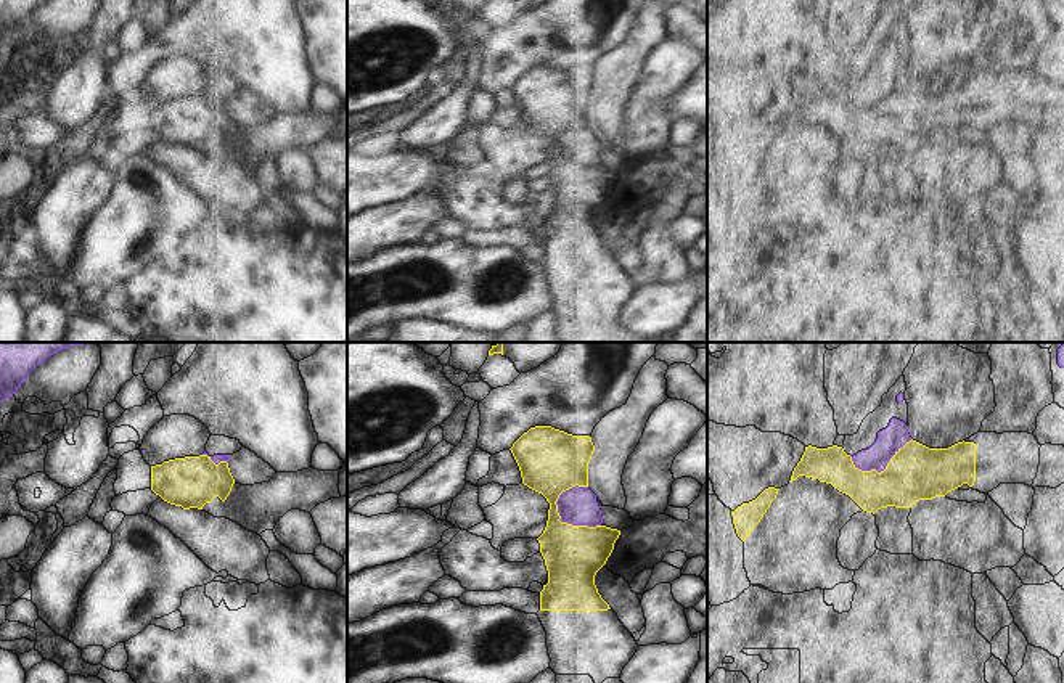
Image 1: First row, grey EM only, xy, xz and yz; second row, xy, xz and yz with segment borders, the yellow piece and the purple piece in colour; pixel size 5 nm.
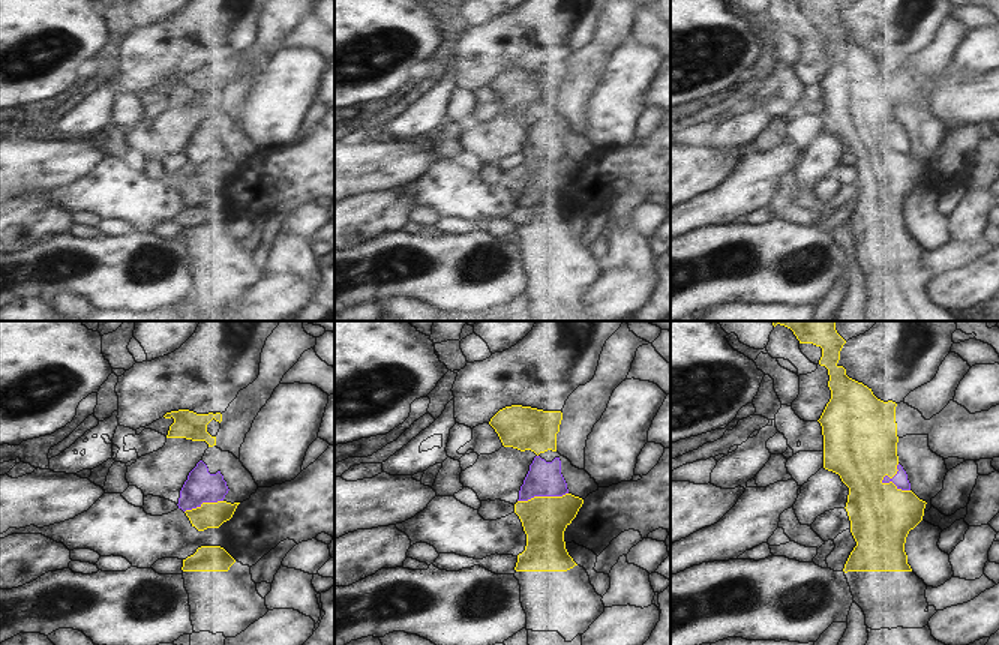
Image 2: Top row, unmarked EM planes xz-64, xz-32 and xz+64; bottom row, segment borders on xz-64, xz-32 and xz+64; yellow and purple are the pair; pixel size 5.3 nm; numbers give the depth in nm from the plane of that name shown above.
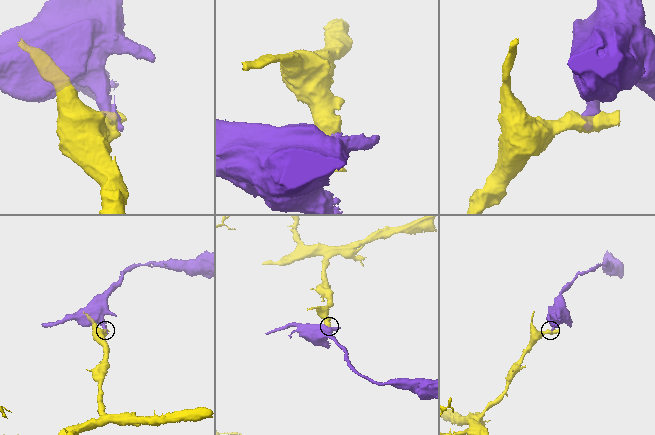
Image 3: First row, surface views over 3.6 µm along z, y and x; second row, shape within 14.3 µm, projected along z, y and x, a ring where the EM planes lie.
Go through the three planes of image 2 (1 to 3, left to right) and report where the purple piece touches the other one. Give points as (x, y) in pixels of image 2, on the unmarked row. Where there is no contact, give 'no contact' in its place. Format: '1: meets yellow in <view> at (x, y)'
1: meets yellow in xz-64 at (203, 167)
2: meets yellow in xz-32 at (542, 161)
3: meets yellow in xz+64 at (894, 149)

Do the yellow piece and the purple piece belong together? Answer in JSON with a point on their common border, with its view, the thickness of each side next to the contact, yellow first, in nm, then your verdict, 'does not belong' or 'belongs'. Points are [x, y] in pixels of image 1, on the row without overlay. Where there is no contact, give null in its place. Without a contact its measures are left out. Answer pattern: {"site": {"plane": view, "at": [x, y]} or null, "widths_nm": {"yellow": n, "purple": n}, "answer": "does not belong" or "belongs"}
{"site": {"plane": "xz", "at": [566, 163]}, "widths_nm": {"yellow": 300, "purple": 190}, "answer": "does not belong"}

